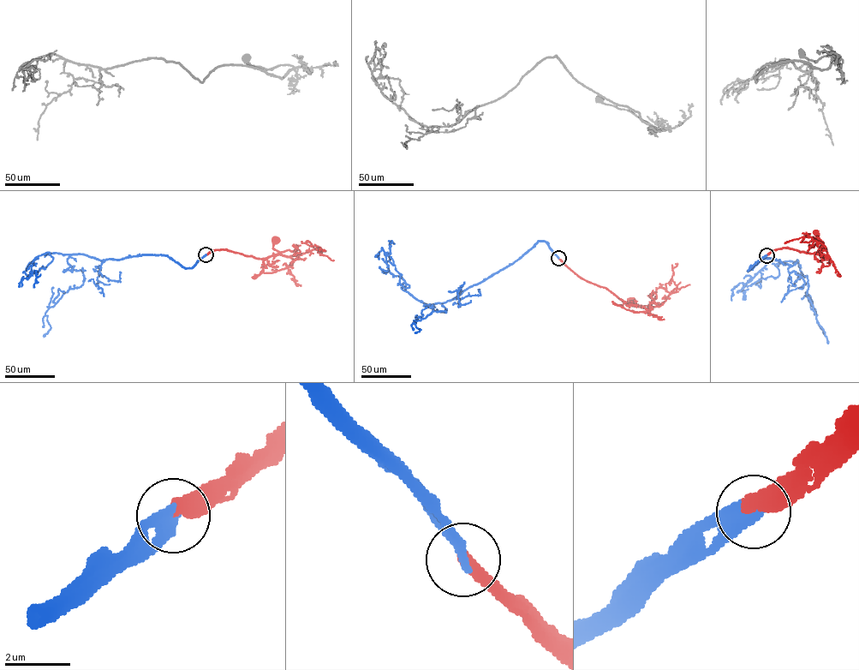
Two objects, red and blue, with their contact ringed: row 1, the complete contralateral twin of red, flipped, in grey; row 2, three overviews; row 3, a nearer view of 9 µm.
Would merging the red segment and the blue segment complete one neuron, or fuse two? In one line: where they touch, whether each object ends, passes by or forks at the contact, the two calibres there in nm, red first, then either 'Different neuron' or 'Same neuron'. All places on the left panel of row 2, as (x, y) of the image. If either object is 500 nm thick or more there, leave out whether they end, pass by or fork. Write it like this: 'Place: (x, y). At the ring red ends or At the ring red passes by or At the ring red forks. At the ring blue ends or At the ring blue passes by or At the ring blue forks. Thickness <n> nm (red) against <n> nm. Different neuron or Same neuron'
Place: (205, 254). Thickness 500 nm (red) against 420 nm. Same neuron

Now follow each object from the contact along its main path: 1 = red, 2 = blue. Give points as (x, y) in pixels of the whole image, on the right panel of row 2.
1: (766, 255), (772, 250), (788, 248), (816, 253), (821, 245), (816, 231)
2: (766, 255), (748, 271), (766, 258), (792, 266), (797, 260), (801, 272), (807, 276), (806, 296), (828, 343)

